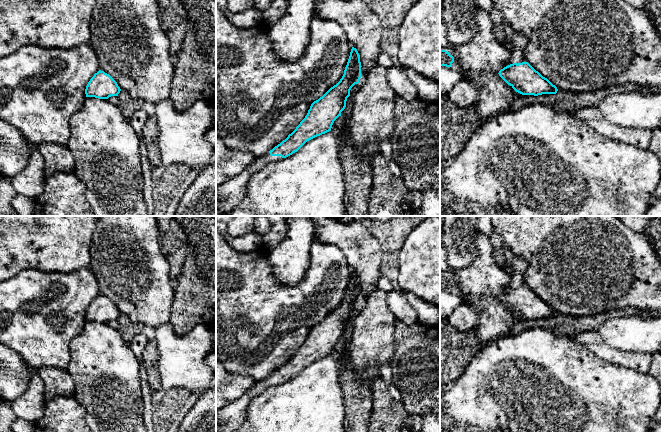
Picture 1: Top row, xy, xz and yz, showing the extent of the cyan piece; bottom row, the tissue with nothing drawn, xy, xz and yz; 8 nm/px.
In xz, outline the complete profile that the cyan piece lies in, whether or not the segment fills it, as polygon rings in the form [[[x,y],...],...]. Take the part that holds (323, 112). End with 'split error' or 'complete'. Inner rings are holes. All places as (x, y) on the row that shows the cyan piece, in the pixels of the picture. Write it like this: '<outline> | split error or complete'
[[[352,47],[340,81],[311,104],[307,115],[296,129],[264,156],[256,158],[237,176],[216,185],[216,211],[228,216],[242,203],[247,182],[255,172],[292,155],[307,141],[331,131],[334,121],[346,107],[351,88],[359,83],[361,67],[360,55],[357,49]]] | split error

